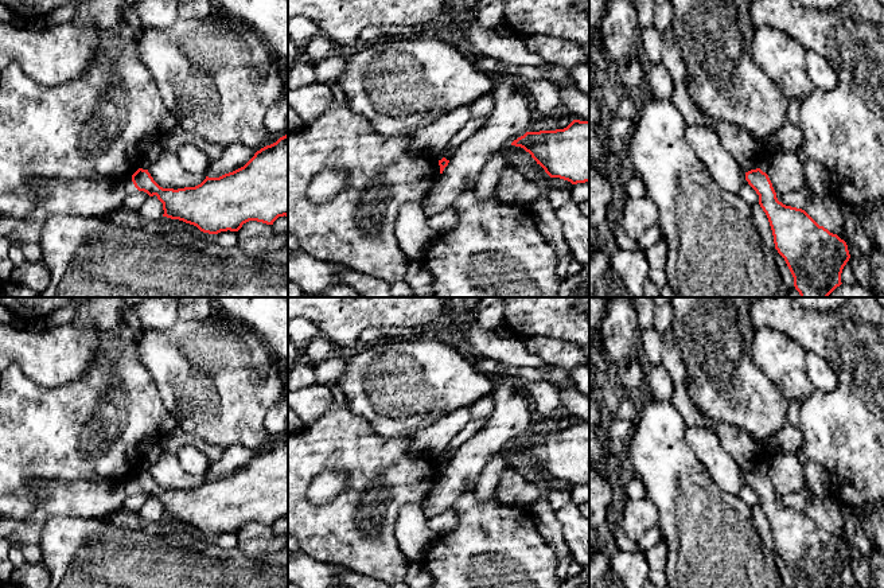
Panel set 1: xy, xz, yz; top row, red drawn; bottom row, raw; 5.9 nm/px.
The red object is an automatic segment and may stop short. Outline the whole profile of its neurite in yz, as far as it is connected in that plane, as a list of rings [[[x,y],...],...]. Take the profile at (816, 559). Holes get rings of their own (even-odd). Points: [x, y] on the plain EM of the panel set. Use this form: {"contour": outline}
{"contour": [[[760,470],[745,474],[745,482],[759,497],[759,506],[772,531],[775,550],[784,560],[794,579],[794,588],[840,588],[842,571],[850,560],[846,544],[819,527],[805,511],[779,503],[768,476]]]}

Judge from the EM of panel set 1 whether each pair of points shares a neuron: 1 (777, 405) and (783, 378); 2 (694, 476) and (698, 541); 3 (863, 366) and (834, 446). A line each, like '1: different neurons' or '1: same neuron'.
1: different neurons
2: same neuron
3: different neurons

